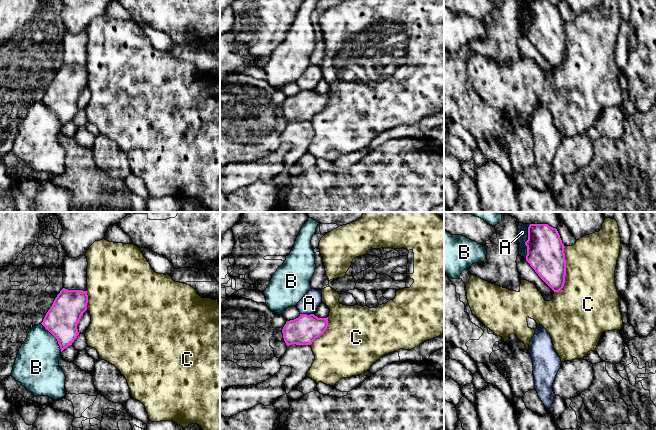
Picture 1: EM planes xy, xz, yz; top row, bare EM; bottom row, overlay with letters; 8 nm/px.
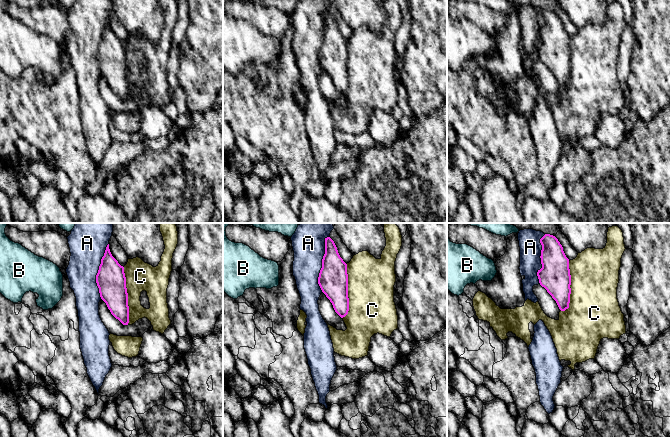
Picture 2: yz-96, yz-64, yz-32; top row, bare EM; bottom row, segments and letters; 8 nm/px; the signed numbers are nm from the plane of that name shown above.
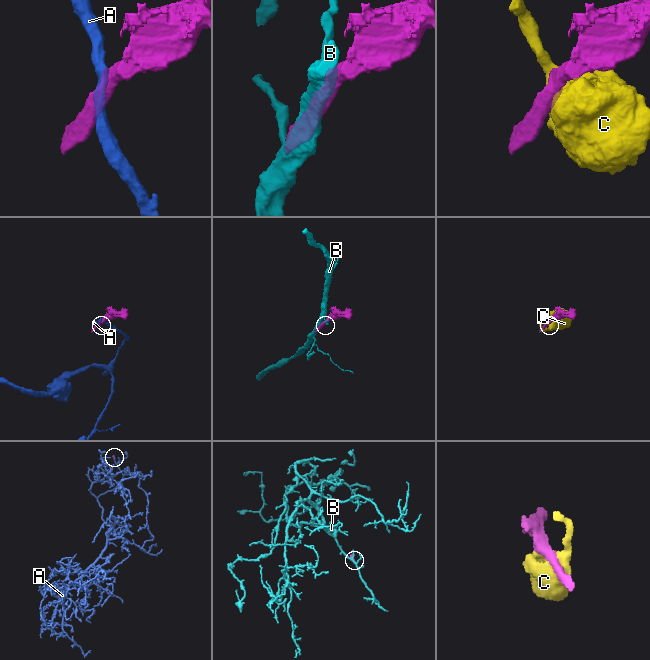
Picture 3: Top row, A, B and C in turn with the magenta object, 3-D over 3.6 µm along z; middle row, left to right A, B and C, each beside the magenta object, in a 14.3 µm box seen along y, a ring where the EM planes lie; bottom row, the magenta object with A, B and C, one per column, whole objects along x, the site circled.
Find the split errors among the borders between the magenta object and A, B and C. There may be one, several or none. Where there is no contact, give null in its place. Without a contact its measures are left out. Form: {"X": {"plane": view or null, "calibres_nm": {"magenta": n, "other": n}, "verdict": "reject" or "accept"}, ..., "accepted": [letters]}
{"A": {"plane": "yz", "calibres_nm": {"magenta": 300, "other": 80}, "verdict": "reject"}, "B": {"plane": "xy", "calibres_nm": {"magenta": 260, "other": 340}, "verdict": "reject"}, "C": {"plane": "yz", "calibres_nm": {"magenta": 300, "other": 420}, "verdict": "reject"}, "accepted": []}

